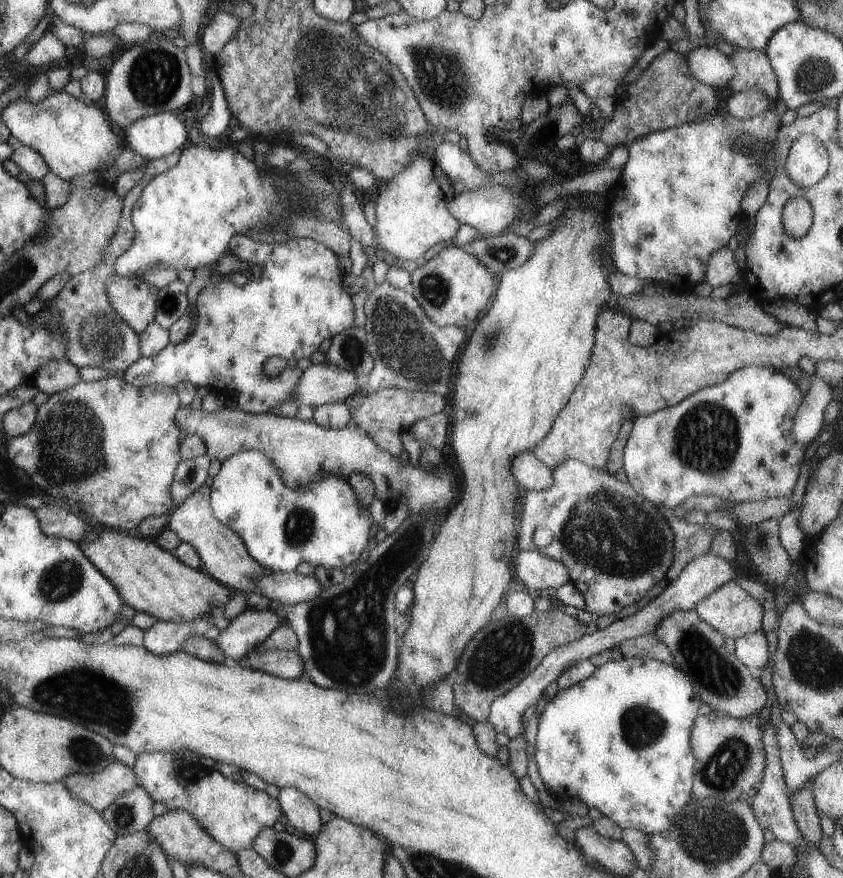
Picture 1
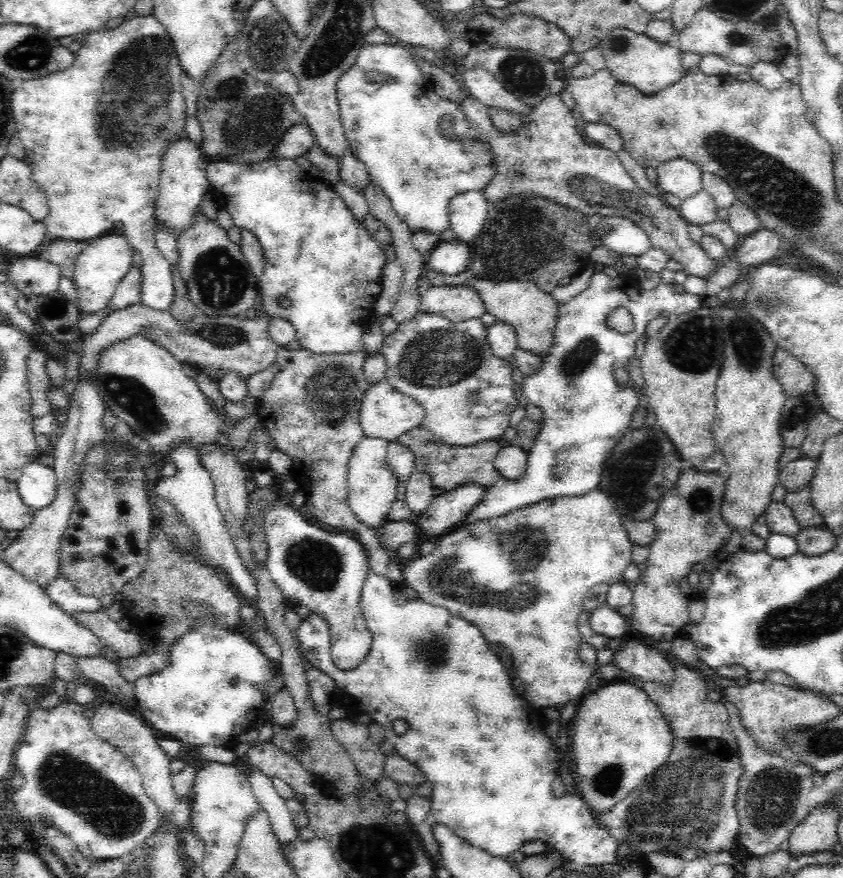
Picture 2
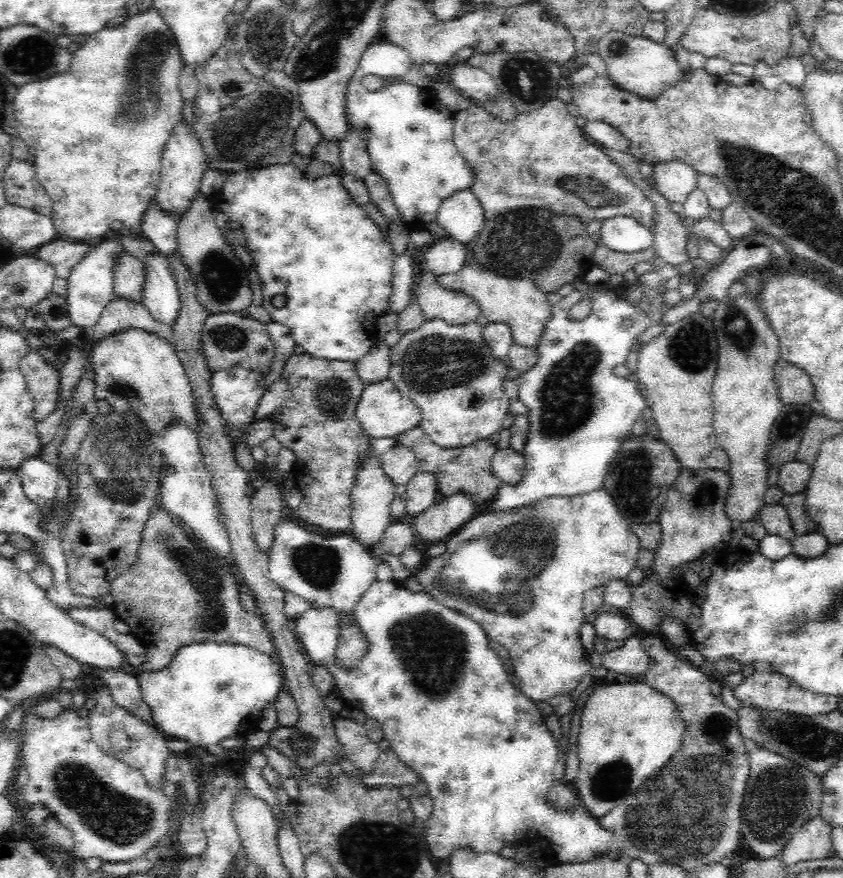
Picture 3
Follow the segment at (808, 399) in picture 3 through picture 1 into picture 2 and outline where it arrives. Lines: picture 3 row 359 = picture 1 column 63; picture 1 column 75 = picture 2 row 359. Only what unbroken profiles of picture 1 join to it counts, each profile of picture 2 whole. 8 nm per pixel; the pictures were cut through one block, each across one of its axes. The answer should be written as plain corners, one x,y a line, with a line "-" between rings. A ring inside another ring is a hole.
778,346
773,358
775,377
787,398
802,396
815,390
815,376
795,356

